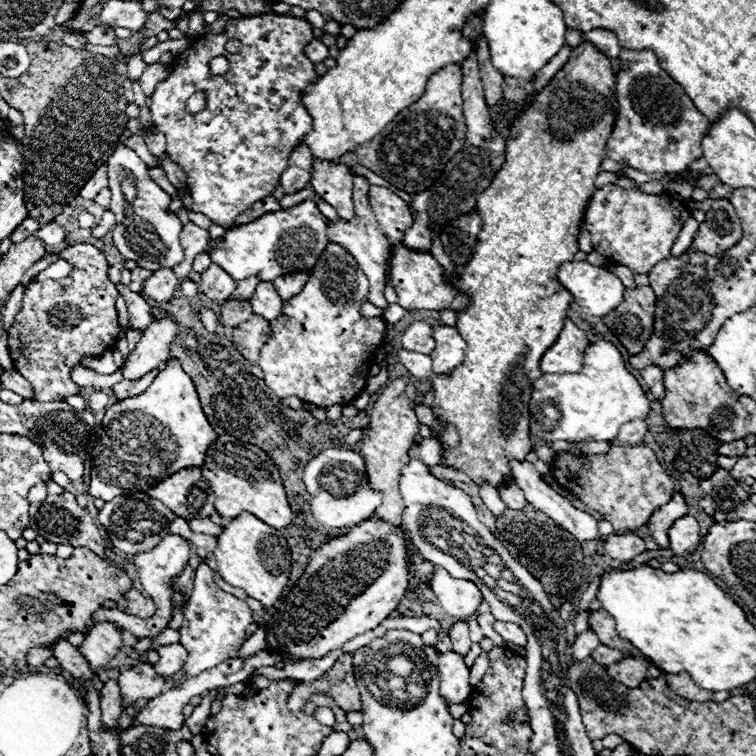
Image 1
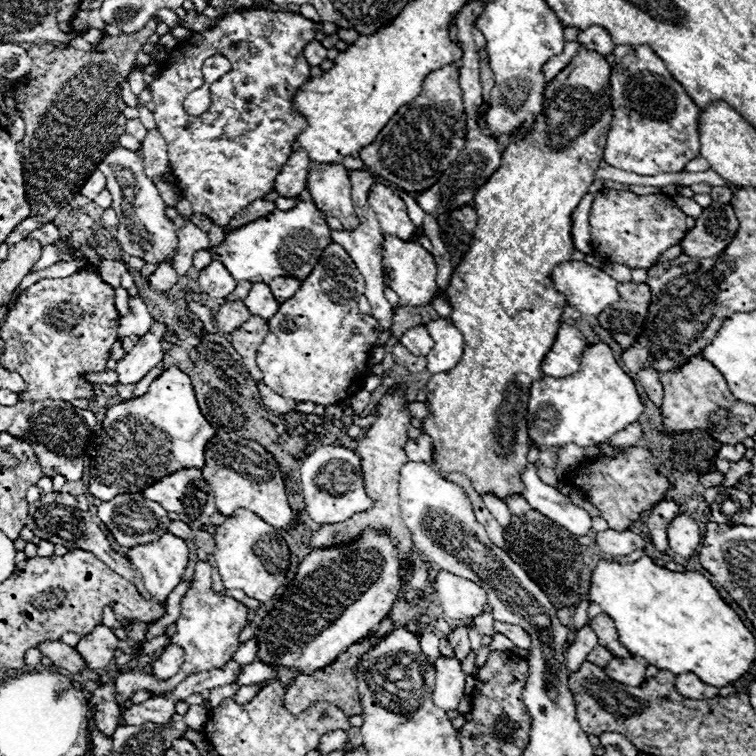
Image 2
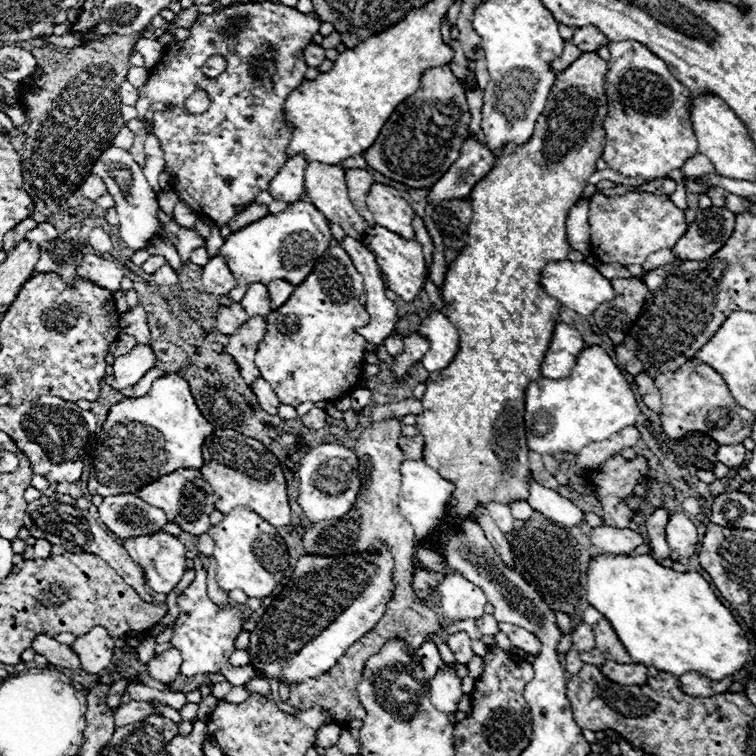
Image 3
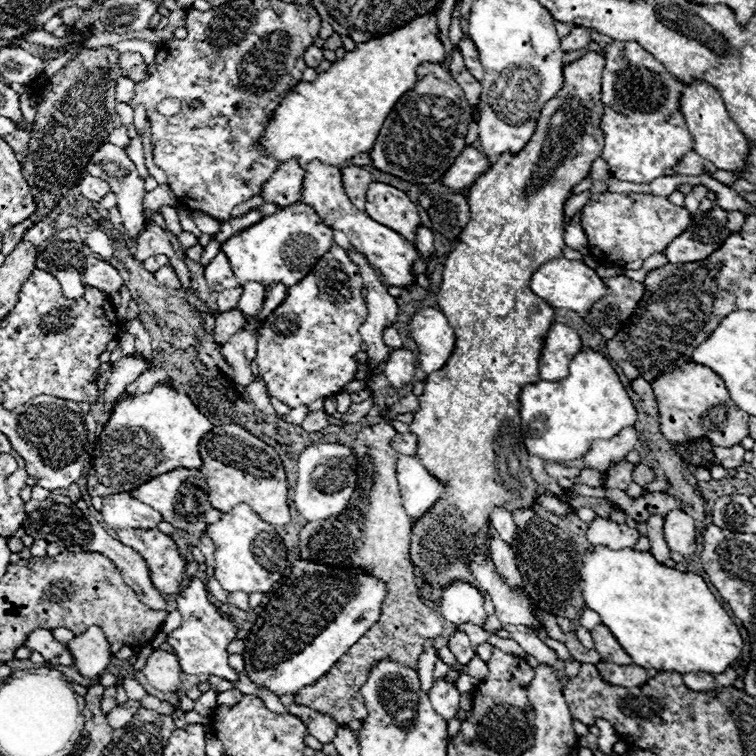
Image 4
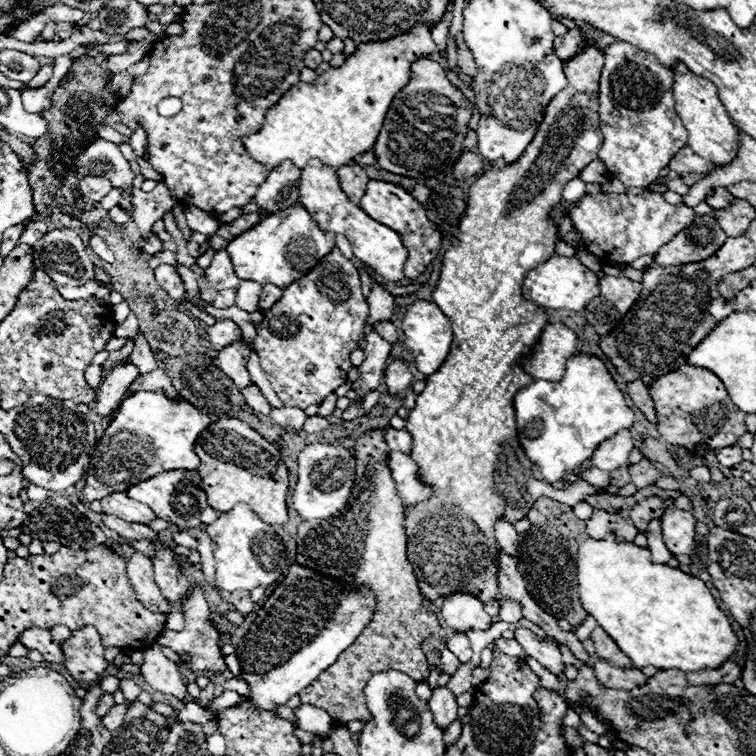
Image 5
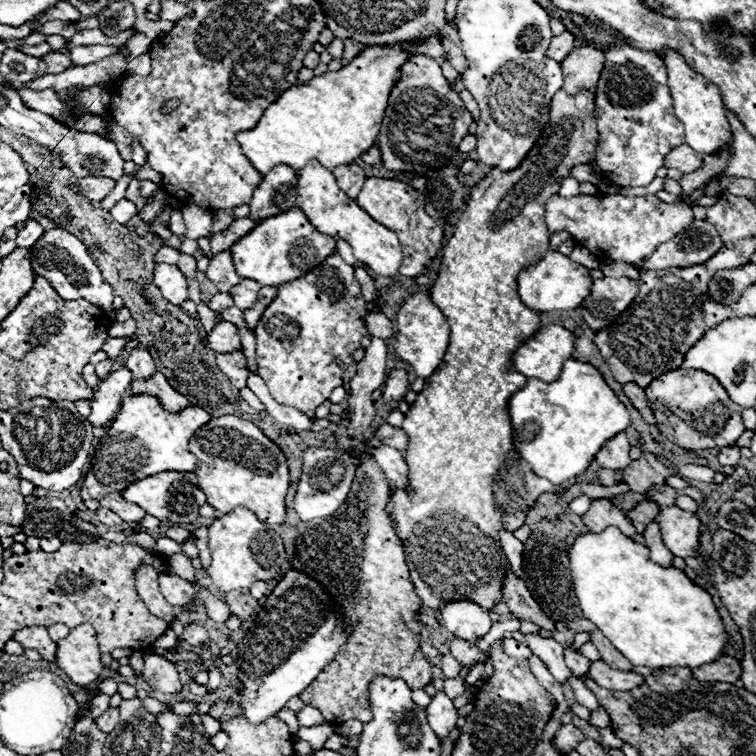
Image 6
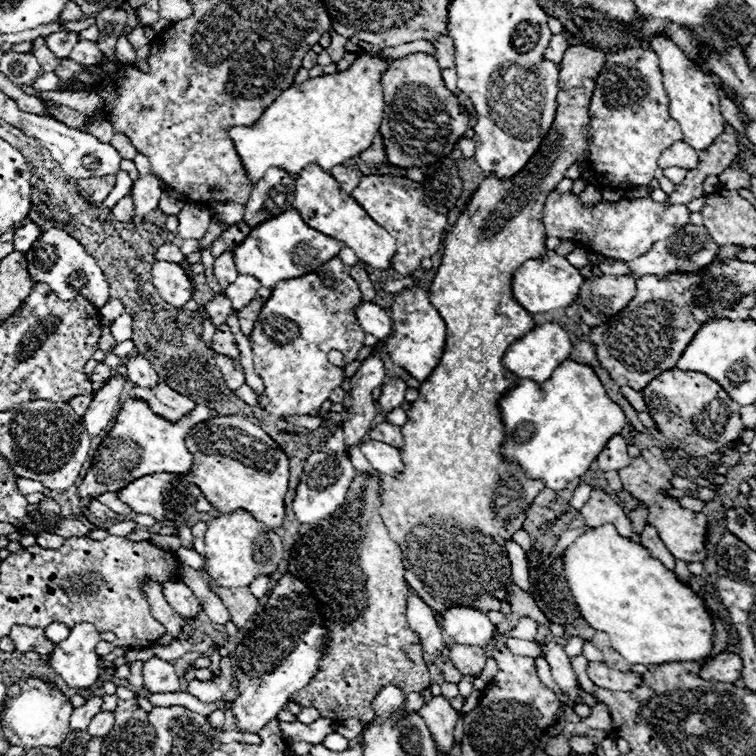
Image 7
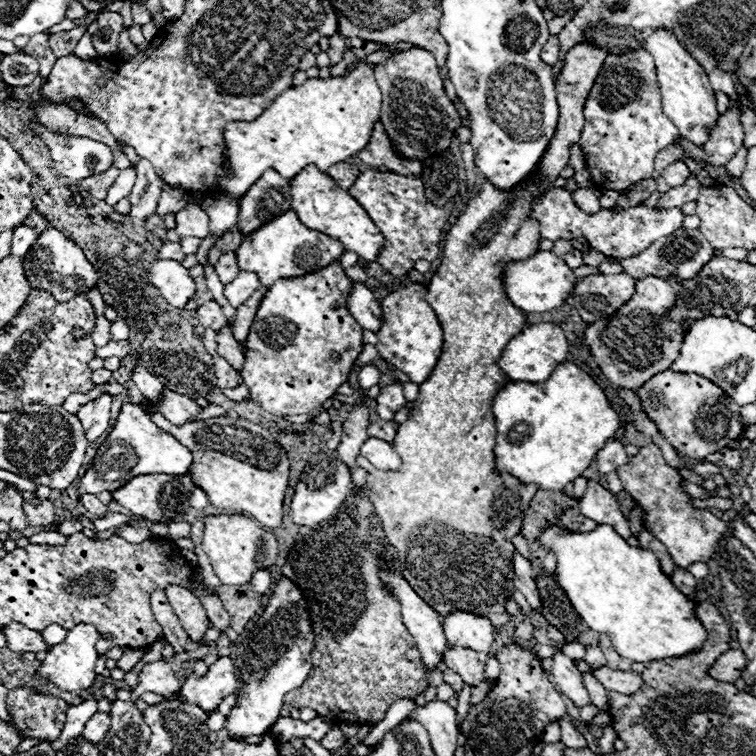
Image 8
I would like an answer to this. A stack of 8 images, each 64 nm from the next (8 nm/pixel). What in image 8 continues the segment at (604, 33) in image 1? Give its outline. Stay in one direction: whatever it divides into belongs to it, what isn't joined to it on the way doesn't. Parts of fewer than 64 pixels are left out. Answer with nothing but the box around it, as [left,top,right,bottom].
[540,36,560,64]

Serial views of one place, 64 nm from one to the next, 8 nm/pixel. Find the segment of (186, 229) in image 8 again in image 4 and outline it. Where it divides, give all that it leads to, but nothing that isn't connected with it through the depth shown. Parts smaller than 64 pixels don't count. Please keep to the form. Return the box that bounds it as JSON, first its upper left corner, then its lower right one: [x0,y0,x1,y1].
[190,210,220,236]

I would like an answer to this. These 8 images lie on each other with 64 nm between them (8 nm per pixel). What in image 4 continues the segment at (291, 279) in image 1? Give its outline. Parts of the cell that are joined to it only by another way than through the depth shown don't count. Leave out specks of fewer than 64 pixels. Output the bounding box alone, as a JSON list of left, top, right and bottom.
[258,282,288,320]

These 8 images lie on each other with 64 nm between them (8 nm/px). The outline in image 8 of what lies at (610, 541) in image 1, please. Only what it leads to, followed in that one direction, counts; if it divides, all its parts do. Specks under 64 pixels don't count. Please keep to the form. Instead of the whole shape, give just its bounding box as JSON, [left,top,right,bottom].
[580,480,632,538]

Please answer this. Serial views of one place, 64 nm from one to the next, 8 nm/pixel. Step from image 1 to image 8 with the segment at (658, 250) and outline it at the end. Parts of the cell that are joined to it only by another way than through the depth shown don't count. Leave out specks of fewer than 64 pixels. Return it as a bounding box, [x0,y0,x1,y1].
[534,188,686,260]

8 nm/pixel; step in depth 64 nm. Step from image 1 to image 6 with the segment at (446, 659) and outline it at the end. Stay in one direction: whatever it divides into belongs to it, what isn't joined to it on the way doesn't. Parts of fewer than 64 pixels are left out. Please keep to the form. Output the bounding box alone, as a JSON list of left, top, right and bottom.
[426,692,458,740]

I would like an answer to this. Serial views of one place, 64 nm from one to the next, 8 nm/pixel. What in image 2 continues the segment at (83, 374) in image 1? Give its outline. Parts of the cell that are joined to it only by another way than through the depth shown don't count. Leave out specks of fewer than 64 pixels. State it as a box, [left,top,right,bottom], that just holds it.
[82,370,118,386]

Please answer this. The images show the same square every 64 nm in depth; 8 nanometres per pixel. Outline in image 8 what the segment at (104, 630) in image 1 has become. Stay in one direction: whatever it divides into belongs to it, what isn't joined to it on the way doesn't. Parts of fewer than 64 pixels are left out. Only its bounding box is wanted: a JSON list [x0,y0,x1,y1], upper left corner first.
[40,624,110,692]

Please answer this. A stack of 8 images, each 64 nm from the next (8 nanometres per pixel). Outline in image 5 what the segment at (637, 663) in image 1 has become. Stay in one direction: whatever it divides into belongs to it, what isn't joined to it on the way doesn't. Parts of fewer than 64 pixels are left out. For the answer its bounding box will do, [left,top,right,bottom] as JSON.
[592,658,648,690]

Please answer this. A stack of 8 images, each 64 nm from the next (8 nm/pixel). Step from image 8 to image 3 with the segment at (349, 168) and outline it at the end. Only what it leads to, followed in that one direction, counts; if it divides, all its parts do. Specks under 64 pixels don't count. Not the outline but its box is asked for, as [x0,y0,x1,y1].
[346,170,374,224]

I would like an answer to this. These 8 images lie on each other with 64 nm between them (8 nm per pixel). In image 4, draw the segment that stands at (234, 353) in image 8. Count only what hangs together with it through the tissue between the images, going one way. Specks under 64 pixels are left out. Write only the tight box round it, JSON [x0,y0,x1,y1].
[212,308,246,344]

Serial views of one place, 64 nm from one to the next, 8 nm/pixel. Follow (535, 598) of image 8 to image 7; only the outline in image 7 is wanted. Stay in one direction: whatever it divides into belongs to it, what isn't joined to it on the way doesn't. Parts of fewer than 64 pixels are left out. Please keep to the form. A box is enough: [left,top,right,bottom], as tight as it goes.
[506,538,532,592]

